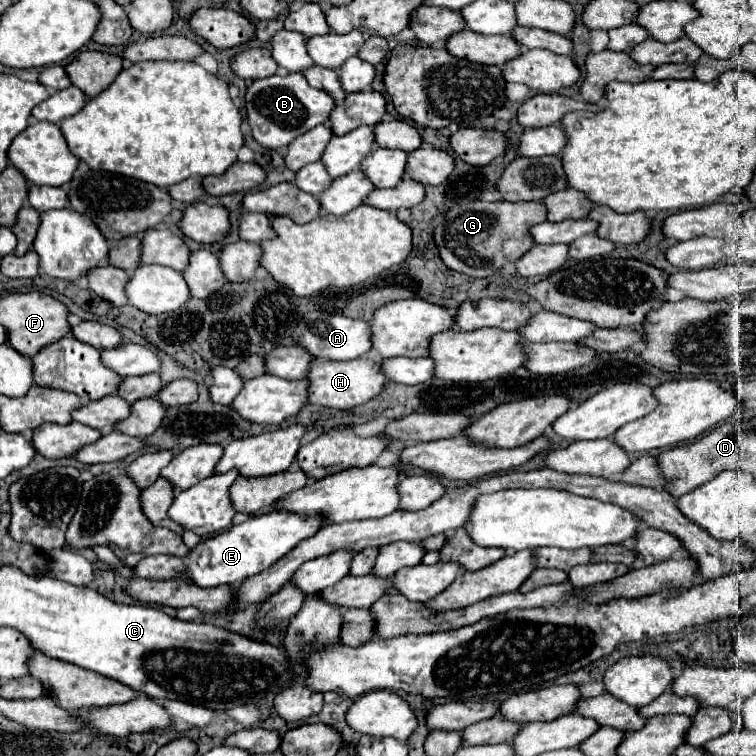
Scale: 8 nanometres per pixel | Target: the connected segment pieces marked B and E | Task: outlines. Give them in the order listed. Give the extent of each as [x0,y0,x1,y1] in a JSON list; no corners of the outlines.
[[244,73,334,149],[134,511,324,587]]

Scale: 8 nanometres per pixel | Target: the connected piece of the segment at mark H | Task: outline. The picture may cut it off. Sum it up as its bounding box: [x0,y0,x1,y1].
[306,359,386,409]

